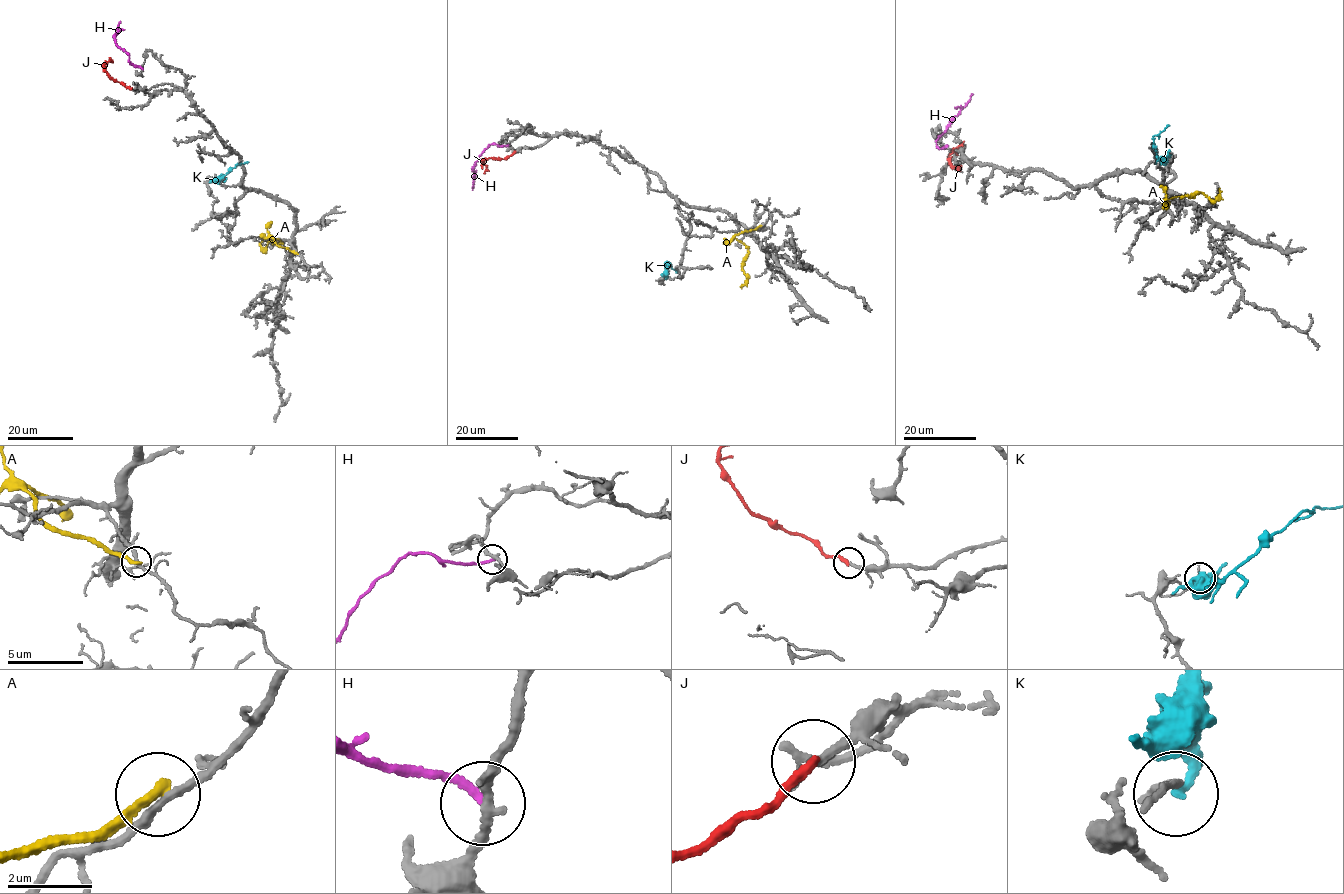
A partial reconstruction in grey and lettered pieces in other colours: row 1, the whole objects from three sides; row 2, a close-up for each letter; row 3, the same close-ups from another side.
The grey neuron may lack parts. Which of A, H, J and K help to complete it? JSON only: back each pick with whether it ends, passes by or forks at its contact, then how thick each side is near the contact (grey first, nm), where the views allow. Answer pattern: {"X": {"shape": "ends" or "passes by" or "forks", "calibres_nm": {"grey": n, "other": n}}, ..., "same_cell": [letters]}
{"J": {"shape": "ends", "calibres_nm": {"grey": 200, "other": 240}}, "same_cell": ["J"]}

